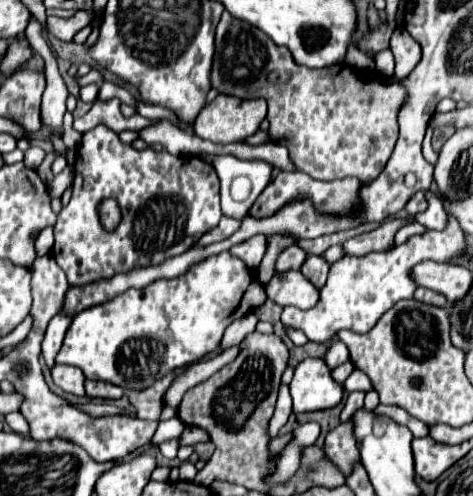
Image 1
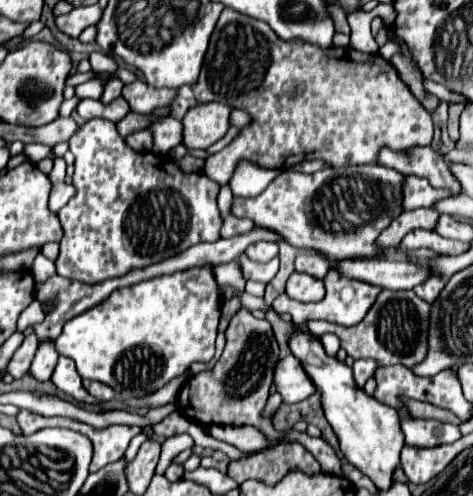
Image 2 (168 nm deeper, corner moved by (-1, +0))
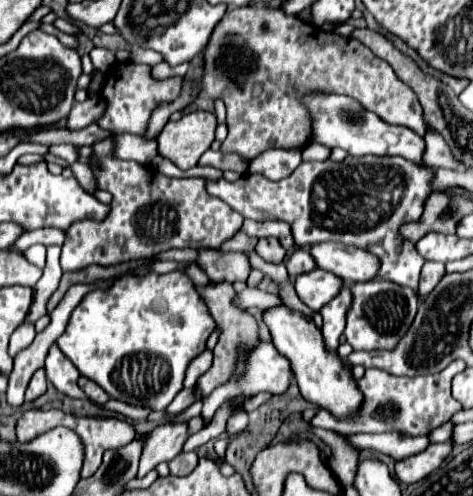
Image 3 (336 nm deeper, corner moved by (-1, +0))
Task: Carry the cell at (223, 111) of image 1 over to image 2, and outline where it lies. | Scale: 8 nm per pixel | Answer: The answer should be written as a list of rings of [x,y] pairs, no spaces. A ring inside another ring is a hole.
[[[203,103],[189,109],[183,117],[183,147],[205,151],[229,129],[229,105]]]

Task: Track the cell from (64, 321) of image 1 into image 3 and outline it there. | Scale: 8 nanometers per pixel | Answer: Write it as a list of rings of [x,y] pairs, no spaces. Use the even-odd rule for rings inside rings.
[[[41,367],[41,369],[37,369],[37,371],[35,371],[33,379],[29,381],[29,387],[27,387],[25,399],[27,399],[27,401],[37,399],[39,395],[43,395],[43,393],[45,393],[45,389],[47,389],[47,375],[45,375],[45,367]]]

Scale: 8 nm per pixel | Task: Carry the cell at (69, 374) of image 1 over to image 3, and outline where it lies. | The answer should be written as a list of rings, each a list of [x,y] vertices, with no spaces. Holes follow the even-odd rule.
[[[57,345],[51,347],[51,353],[47,355],[47,361],[45,361],[45,369],[47,369],[47,379],[55,385],[57,391],[61,391],[73,399],[91,401],[77,385],[79,371],[75,369],[75,365],[71,365],[71,361],[67,357],[63,357],[63,353],[57,349]]]

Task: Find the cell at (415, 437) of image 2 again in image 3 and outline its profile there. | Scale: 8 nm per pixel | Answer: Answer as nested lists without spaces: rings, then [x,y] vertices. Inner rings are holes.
[[[359,433],[346,437],[355,447],[375,449],[379,453],[393,457],[395,461],[401,461],[403,457],[411,457],[415,453],[421,453],[423,449],[427,449],[427,445],[431,445],[429,435],[411,437],[407,433]]]

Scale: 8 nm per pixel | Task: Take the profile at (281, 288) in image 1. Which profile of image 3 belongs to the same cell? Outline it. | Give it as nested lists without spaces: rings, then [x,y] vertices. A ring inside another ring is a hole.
[[[313,269],[295,277],[295,291],[299,299],[313,311],[319,311],[327,301],[331,301],[335,293],[339,293],[341,285],[343,281],[339,277],[323,269]]]

